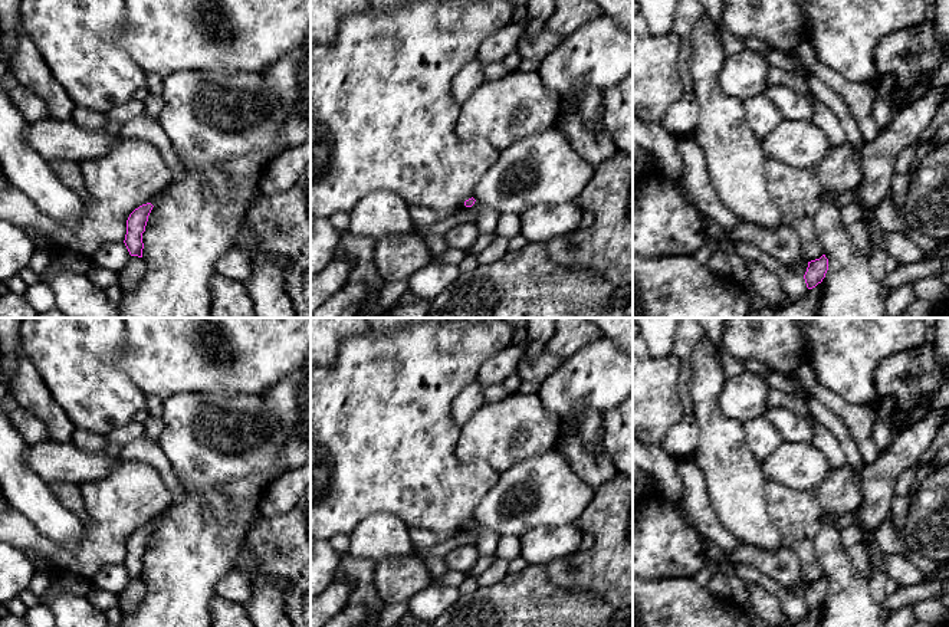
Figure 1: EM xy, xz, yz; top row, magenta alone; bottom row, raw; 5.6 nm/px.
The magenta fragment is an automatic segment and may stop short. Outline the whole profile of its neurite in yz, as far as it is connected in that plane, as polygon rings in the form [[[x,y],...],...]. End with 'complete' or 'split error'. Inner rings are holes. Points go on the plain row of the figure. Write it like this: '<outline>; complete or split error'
[[[822,577],[820,581],[808,584],[807,594],[804,597],[805,605],[808,611],[815,610],[822,604],[825,595],[828,592],[828,581]]]; complete

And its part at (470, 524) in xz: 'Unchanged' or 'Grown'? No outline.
Grown

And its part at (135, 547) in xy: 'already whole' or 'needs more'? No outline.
needs more

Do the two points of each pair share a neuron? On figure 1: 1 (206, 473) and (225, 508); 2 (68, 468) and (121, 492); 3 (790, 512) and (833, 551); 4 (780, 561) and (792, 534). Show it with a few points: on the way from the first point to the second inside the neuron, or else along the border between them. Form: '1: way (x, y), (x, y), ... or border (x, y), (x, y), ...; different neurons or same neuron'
1: way (206, 482), (216, 499); same neuron
2: border (122, 460), (107, 475), (86, 481), (81, 486); different neurons
3: border (833, 518), (823, 521), (814, 541), (823, 570); different neurons
4: border (784, 544), (798, 560), (800, 577); different neurons

